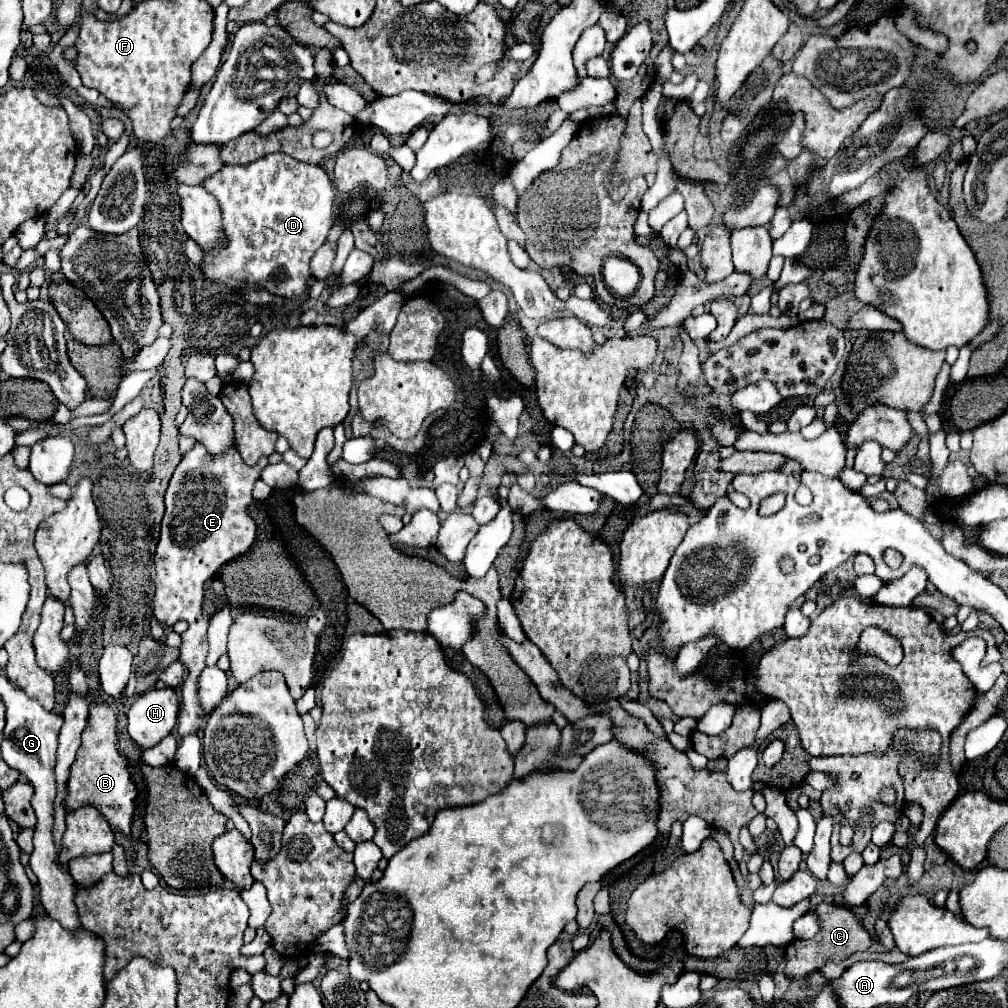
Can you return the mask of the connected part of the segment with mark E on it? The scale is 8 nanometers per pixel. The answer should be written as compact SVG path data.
M195 445L177 465L171 481L169 481L169 489L165 493L165 517L161 523L161 537L157 543L157 551L155 551L155 595L153 595L153 613L159 619L159 623L163 625L175 625L177 621L187 621L189 629L181 633L181 657L179 661L187 667L189 675L181 687L181 715L179 715L179 723L177 723L177 731L179 735L187 735L193 733L197 729L197 717L201 713L199 701L197 701L197 677L205 667L205 655L207 655L207 627L209 627L209 619L203 617L201 613L201 605L203 605L203 593L205 593L205 581L211 579L219 567L223 567L225 563L245 555L245 551L249 551L249 547L255 541L255 523L249 517L249 505L253 501L251 491L255 481L261 477L261 471L267 467L267 457L261 457L257 461L255 467L249 467L239 451L227 451L223 457L211 457L203 445Z

